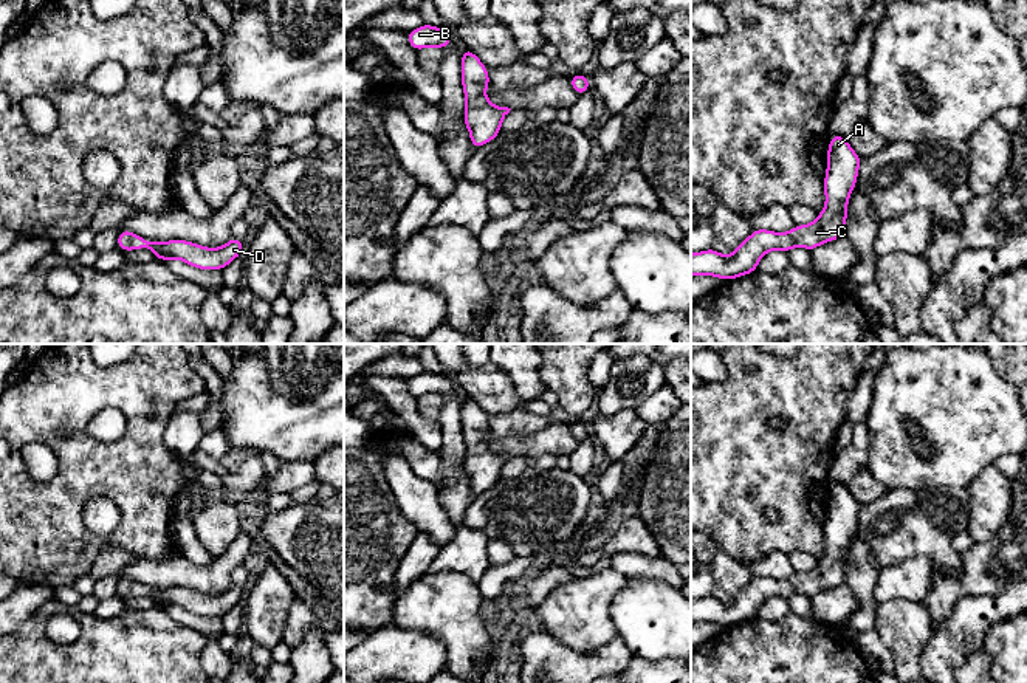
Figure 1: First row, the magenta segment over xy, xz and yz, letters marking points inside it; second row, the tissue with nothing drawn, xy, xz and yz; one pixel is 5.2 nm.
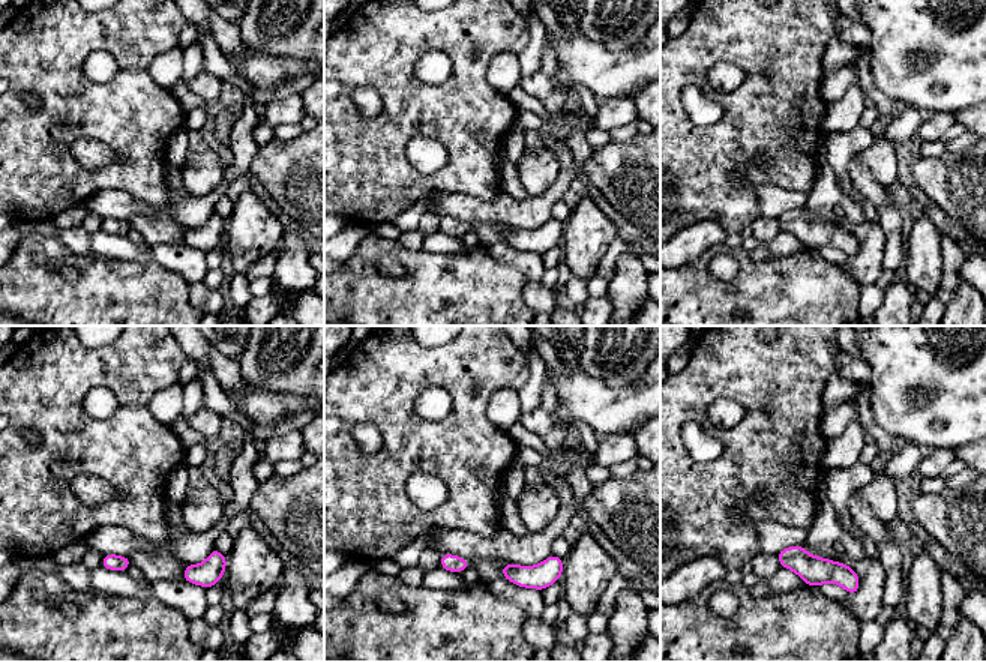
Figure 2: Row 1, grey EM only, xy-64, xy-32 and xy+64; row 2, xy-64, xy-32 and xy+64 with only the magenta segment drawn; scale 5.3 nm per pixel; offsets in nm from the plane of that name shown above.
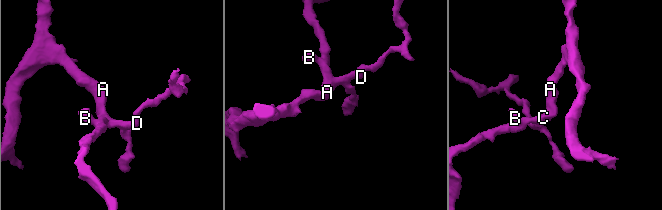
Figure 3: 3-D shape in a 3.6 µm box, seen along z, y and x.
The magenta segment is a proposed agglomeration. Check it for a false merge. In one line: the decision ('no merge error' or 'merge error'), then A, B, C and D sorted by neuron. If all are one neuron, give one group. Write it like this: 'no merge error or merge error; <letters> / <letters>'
no merge error; A B C D

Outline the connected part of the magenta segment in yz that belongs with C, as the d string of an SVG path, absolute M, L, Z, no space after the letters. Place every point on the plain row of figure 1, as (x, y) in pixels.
M832 482L824 523L826 553L810 571L795 573L790 579L754 576L737 596L722 602L709 595L691 601L691 623L717 623L731 627L756 618L759 607L771 596L790 599L795 593L813 598L816 593L841 585L846 576L847 547L857 533L861 505L846 483Z

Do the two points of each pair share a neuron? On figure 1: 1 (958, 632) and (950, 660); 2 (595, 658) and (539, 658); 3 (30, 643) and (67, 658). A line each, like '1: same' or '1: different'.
1: same
2: same
3: same

